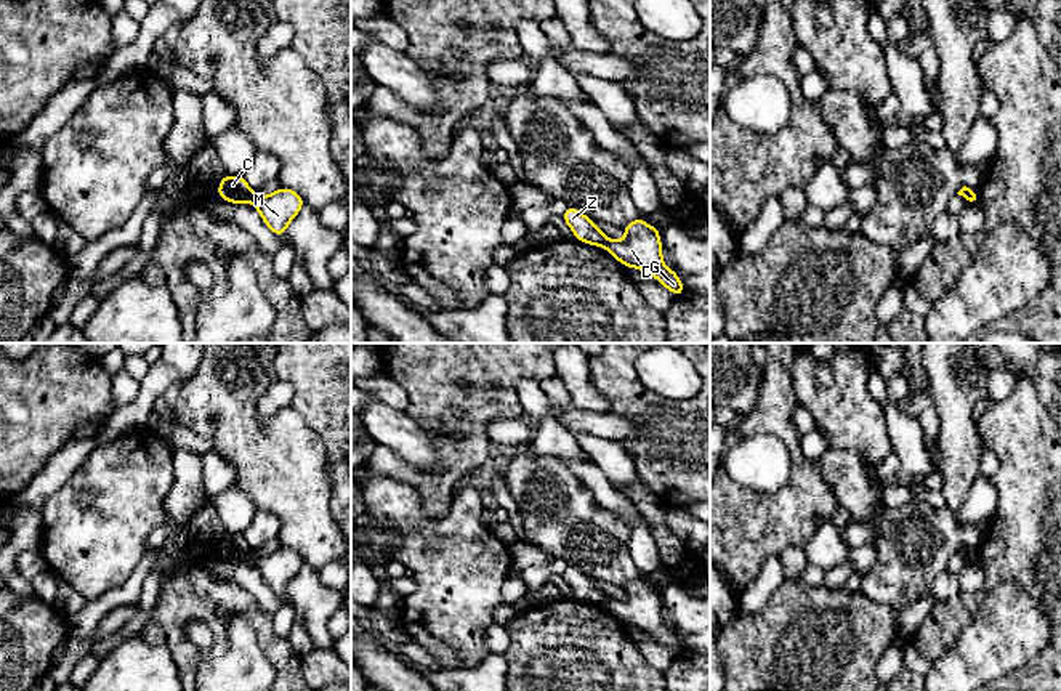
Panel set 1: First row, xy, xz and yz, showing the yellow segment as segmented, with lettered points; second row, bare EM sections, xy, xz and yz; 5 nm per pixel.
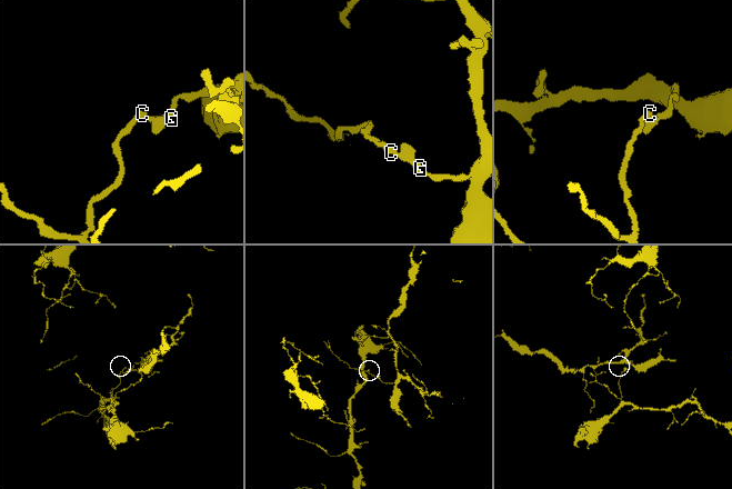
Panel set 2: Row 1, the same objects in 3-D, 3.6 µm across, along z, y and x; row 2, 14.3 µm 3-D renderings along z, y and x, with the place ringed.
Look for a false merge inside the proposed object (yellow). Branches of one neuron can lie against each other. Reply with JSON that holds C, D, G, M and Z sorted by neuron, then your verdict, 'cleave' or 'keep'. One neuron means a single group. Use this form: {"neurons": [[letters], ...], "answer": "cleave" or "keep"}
{"neurons": [["C", "Z"], ["D", "G", "M"]], "answer": "cleave"}

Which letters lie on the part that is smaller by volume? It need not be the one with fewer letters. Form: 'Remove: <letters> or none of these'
Remove: D, G, M

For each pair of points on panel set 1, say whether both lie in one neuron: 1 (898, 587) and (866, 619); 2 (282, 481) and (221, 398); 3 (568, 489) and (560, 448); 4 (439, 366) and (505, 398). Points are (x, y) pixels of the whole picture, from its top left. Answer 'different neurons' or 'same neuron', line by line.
1: different neurons
2: same neuron
3: different neurons
4: same neuron

